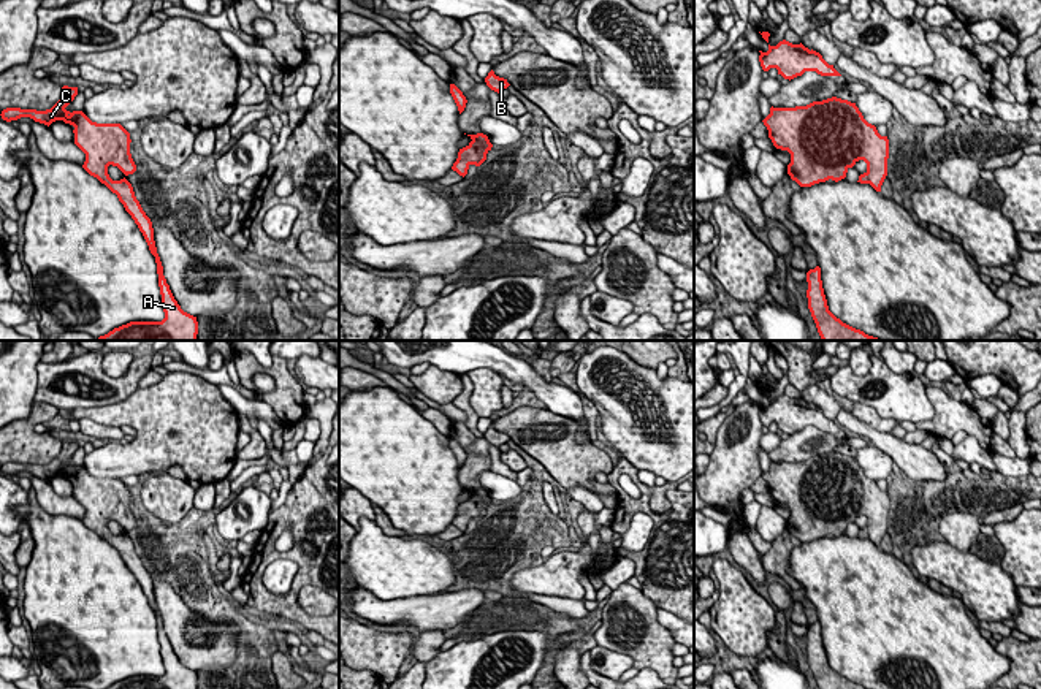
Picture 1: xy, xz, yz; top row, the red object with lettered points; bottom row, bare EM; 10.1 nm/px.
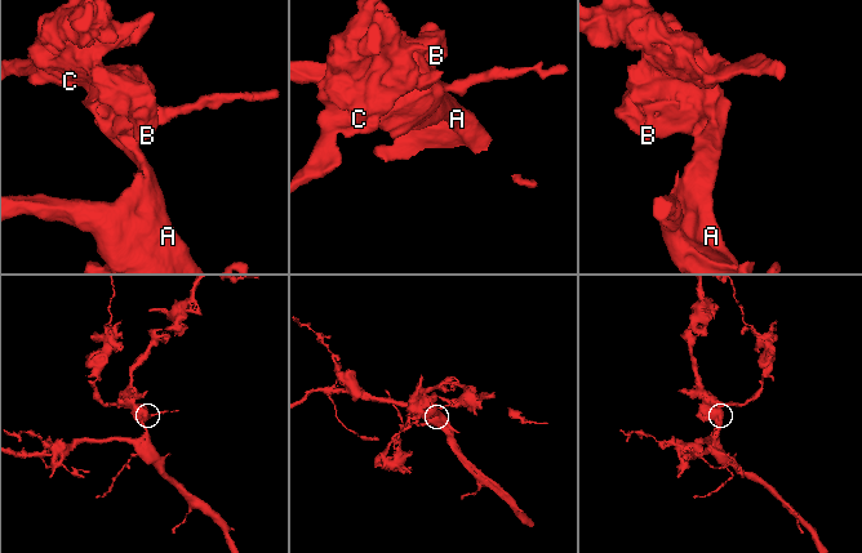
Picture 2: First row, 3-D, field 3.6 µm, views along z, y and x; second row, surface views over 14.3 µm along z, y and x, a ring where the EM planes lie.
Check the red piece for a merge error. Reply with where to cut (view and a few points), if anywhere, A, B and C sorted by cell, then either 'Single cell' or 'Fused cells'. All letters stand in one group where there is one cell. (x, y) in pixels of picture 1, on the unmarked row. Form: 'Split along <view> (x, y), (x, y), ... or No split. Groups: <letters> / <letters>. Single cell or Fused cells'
No split. Groups: A B C. Single cell

